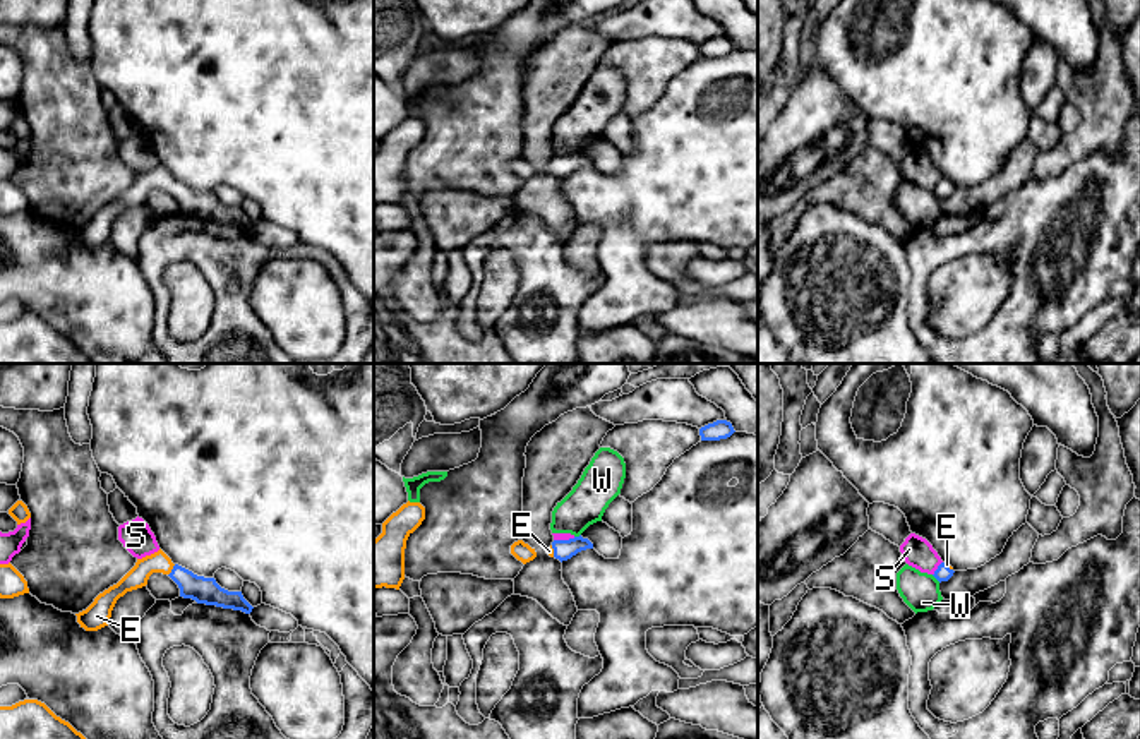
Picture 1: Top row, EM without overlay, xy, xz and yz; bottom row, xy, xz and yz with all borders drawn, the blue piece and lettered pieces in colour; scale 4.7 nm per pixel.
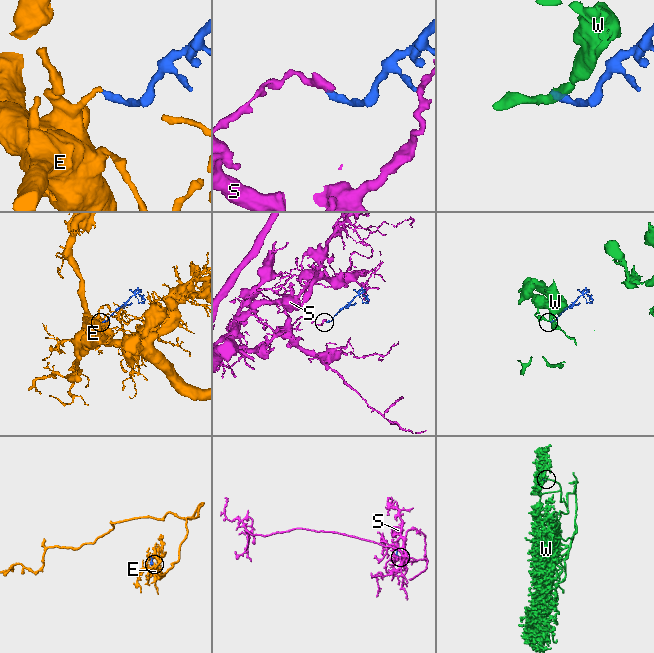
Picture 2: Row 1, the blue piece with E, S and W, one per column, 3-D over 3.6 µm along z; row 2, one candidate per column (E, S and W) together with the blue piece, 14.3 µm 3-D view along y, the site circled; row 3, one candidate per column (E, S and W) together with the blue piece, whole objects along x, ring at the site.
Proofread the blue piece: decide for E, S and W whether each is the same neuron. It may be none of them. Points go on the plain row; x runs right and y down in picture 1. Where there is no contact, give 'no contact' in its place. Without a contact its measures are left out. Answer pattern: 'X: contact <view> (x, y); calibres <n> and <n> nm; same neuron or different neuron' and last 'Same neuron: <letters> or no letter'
E: contact xy (172, 186); calibres 130 and 100 nm; same neuron
S: contact yz (938, 184); calibres 80 and 140 nm; different neuron
W: contact yz (936, 194); calibres 80 and 180 nm; different neuron
Same neuron: E

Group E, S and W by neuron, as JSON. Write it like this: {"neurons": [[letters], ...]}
{"neurons": [["E"], ["S"], ["W"]]}

